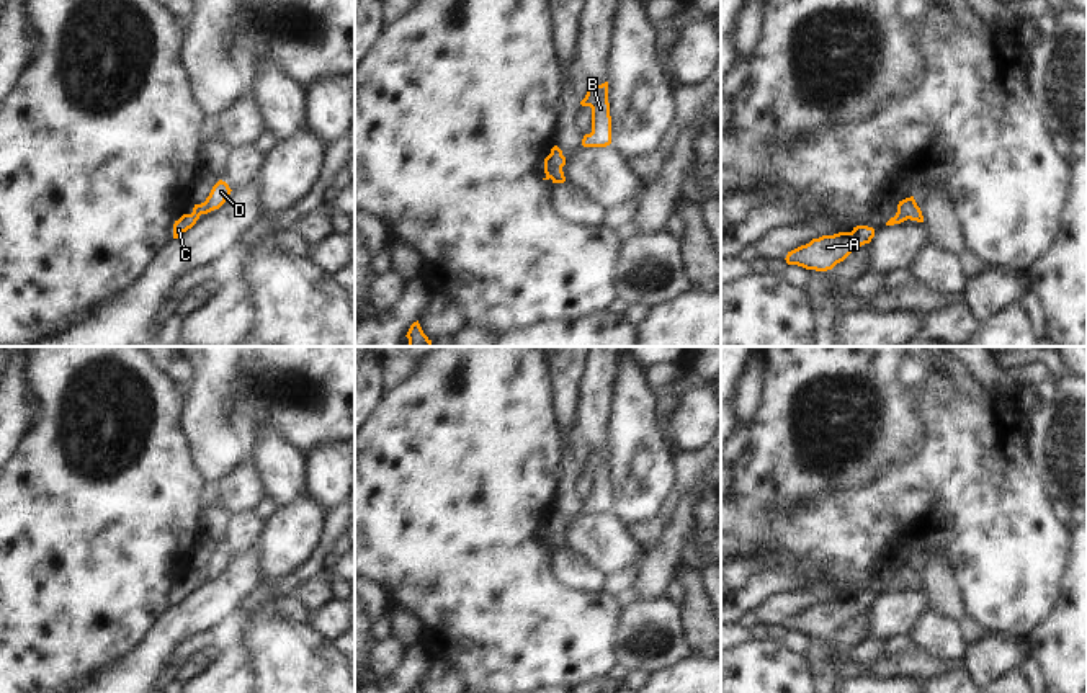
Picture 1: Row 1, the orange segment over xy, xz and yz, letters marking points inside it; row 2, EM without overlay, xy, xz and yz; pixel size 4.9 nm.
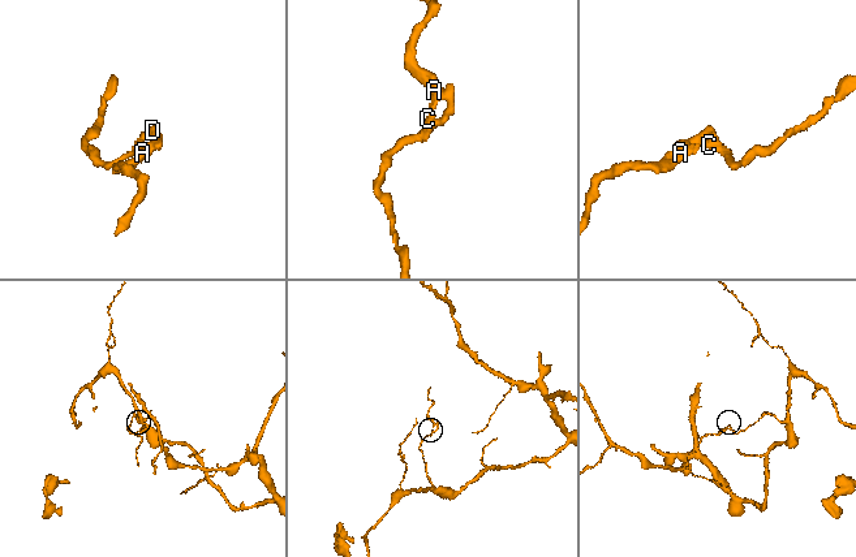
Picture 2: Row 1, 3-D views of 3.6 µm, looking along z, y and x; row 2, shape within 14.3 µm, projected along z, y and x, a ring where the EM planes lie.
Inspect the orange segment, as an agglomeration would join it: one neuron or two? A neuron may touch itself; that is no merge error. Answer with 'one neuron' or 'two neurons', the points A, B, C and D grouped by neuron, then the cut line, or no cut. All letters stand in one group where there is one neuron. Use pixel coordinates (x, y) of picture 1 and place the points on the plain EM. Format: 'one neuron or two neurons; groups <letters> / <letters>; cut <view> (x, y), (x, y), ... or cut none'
one neuron; groups A B C D; cut none

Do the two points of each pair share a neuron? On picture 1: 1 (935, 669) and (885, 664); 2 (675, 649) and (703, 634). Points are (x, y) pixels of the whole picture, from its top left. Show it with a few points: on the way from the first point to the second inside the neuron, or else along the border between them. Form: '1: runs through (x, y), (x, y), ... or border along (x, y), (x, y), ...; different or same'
1: runs through (922, 667), (919, 664), (898, 664); same
2: border along (679, 607), (682, 636), (695, 652); different

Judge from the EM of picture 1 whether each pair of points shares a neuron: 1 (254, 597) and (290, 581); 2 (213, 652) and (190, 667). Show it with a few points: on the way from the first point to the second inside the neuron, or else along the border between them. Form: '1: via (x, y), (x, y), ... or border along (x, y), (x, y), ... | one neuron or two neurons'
1: via (262, 594), (281, 587) | one neuron
2: via (208, 656), (195, 666) | one neuron

